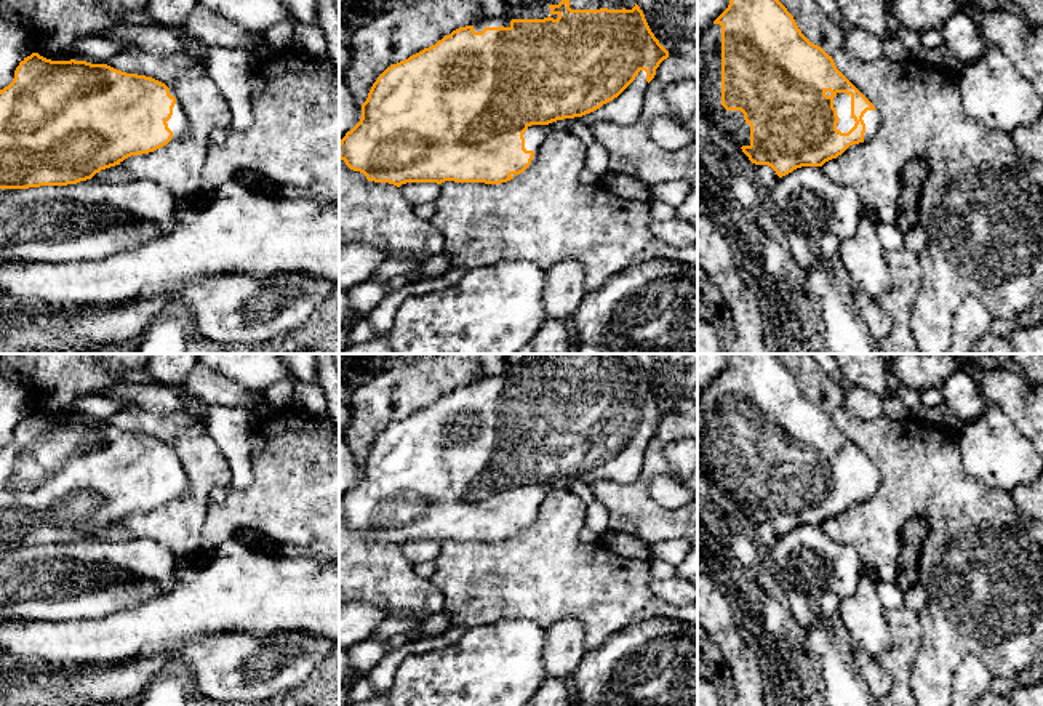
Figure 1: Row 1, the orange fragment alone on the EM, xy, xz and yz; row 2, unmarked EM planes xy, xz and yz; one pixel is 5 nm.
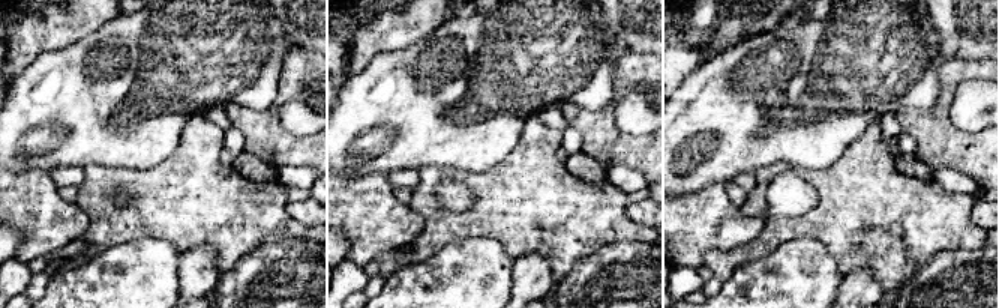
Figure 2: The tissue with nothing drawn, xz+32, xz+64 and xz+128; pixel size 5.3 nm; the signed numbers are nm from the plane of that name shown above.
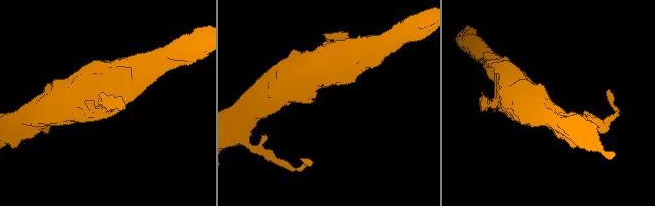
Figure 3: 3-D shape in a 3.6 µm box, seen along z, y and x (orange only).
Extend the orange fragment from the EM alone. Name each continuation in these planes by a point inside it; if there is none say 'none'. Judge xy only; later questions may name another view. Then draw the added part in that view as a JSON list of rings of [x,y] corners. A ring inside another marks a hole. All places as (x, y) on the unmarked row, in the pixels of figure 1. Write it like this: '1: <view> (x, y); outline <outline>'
1: xy (178, 482); outline [[[170,448],[170,453],[176,456],[176,453],[171,448]],[[178,456],[173,466],[173,474],[166,482],[168,482],[168,487],[173,490],[173,496],[168,503],[189,495],[189,477]]]

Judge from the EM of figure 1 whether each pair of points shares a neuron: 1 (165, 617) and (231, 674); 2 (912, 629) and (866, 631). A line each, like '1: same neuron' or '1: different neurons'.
1: different neurons
2: different neurons

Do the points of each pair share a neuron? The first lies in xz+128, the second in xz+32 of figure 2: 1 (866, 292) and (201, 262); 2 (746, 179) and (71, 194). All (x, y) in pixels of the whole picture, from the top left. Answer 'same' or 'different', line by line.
1: same
2: different

